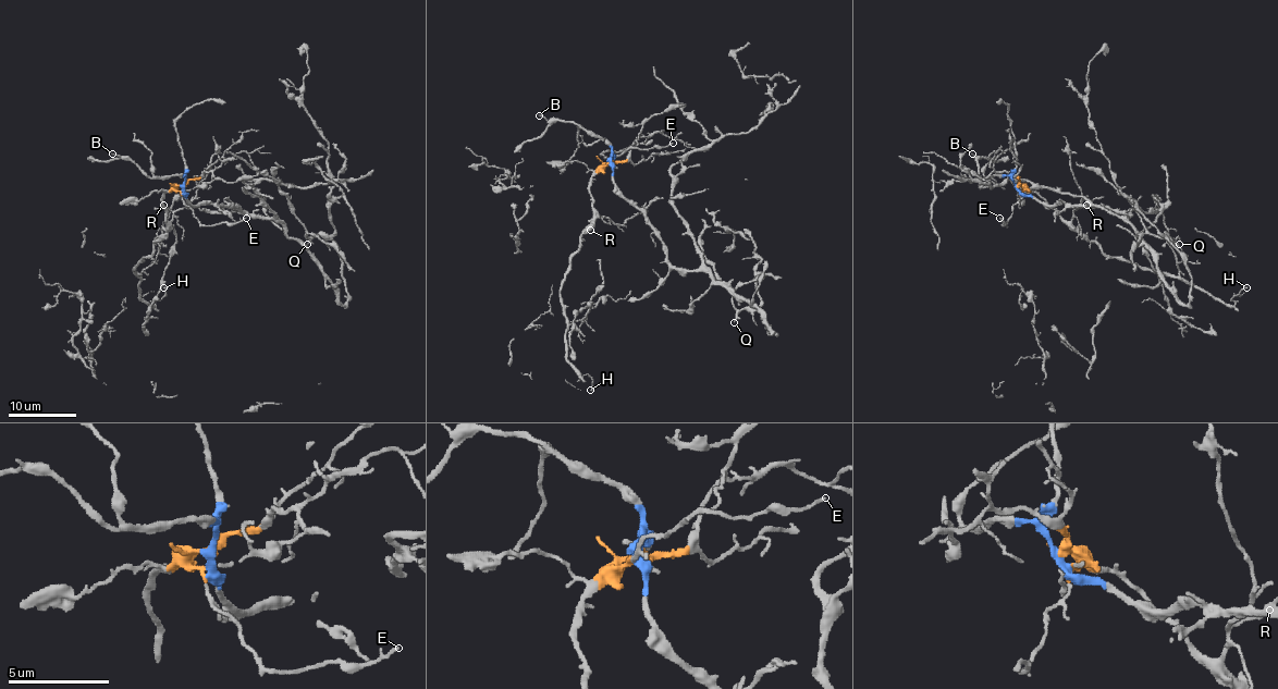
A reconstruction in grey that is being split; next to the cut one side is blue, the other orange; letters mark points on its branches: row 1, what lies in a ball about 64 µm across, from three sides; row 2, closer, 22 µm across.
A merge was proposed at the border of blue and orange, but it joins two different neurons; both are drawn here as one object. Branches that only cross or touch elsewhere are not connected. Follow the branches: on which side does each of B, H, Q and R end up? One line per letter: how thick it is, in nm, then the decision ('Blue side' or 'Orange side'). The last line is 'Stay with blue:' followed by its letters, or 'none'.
B: Thickness 130 nm. Blue side
H: Thickness 140 nm. Orange side
Q: Thickness 110 nm. Blue side
R: Thickness 110 nm. Orange side
Stay with blue: B, Q

